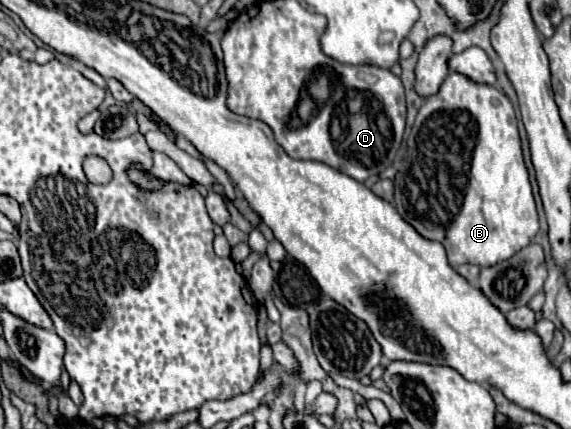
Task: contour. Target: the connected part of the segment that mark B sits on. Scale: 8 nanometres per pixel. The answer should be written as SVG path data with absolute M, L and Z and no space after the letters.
M439 34L429 38L419 52L415 90L417 94L429 98L415 118L411 136L407 140L407 158L395 176L395 208L419 234L445 246L451 266L467 262L477 266L493 266L531 244L539 232L537 208L529 184L529 172L523 162L513 104L495 86L477 84L459 72L449 72L447 62L453 54L451 46L453 40L445 34Z

